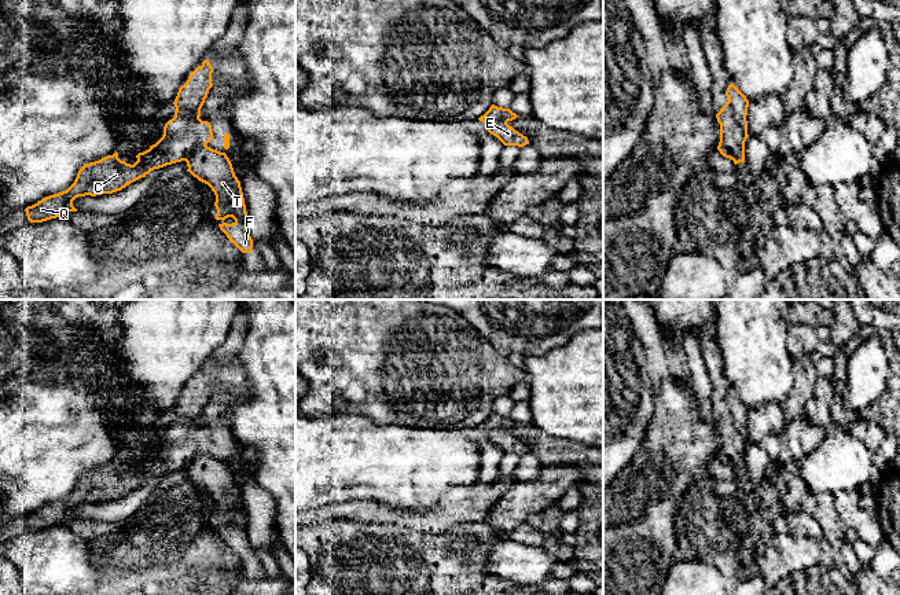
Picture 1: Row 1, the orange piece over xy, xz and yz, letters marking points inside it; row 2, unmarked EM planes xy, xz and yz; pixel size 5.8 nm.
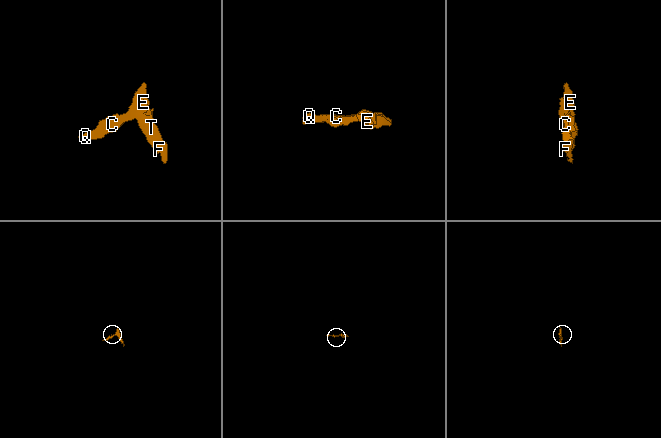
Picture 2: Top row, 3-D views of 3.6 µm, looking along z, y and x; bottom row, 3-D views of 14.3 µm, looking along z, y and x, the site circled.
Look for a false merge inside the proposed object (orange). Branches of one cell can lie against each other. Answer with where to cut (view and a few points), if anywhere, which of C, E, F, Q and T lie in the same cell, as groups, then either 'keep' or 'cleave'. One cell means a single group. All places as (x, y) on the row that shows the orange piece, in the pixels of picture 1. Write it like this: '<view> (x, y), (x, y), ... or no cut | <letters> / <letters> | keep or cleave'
yz (728, 100), (733, 117), (746, 138) | C Q / E F T | cleave

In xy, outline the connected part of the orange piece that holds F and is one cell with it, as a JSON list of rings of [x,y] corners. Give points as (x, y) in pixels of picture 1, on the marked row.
[[[207,146],[195,148],[185,159],[187,172],[207,184],[216,195],[216,220],[227,238],[242,251],[251,253],[253,239],[247,229],[247,212],[240,181],[225,153]]]

